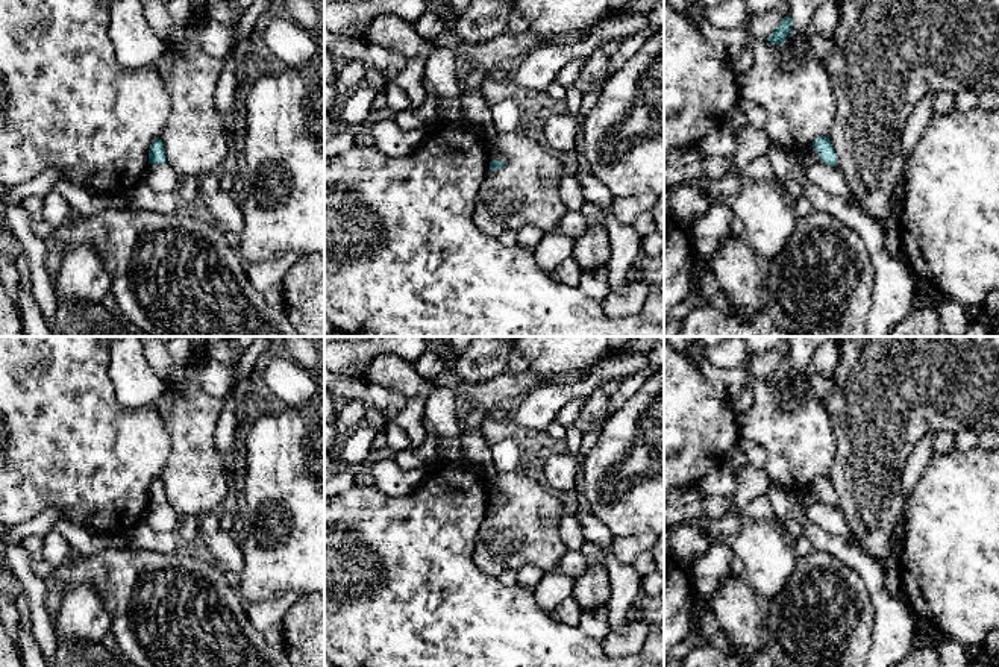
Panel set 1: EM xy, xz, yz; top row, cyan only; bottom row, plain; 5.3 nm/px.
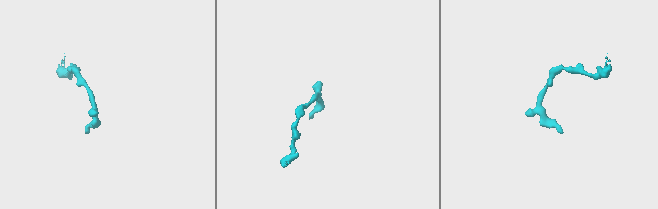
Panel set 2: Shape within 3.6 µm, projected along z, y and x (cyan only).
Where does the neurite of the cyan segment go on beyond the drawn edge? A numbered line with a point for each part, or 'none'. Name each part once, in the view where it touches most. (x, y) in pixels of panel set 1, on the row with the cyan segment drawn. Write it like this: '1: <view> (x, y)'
none

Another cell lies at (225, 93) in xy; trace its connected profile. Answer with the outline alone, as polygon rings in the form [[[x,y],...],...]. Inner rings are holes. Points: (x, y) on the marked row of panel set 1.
[[[233,41],[229,53],[224,56],[224,68],[218,77],[217,88],[214,92],[214,102],[223,121],[226,121],[232,115],[236,94],[233,56],[235,42],[236,41]]]

